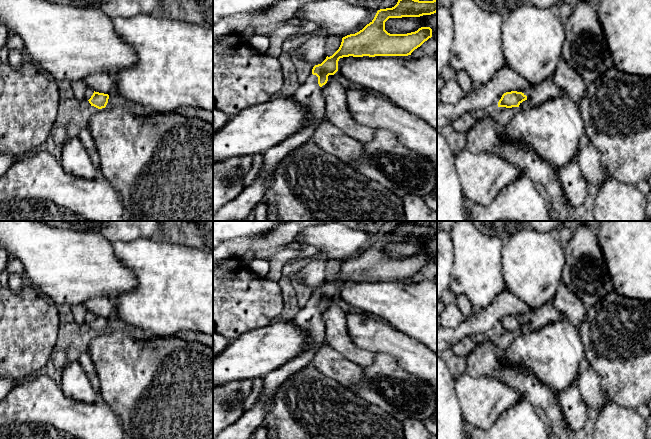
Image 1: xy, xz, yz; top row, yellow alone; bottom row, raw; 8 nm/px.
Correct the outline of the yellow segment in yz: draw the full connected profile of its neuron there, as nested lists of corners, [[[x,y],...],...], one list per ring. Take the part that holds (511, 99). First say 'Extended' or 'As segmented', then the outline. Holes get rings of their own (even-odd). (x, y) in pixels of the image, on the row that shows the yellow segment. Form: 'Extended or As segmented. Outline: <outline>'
Extended. Outline: [[[548,78],[532,88],[523,91],[511,91],[502,95],[498,102],[498,107],[519,107],[527,100],[531,106],[537,106],[545,101],[558,96],[565,95],[563,89],[557,87],[552,78]]]

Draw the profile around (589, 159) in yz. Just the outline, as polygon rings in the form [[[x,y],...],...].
[[[586,139],[581,142],[576,161],[588,185],[598,189],[611,178],[602,165],[601,153]]]

